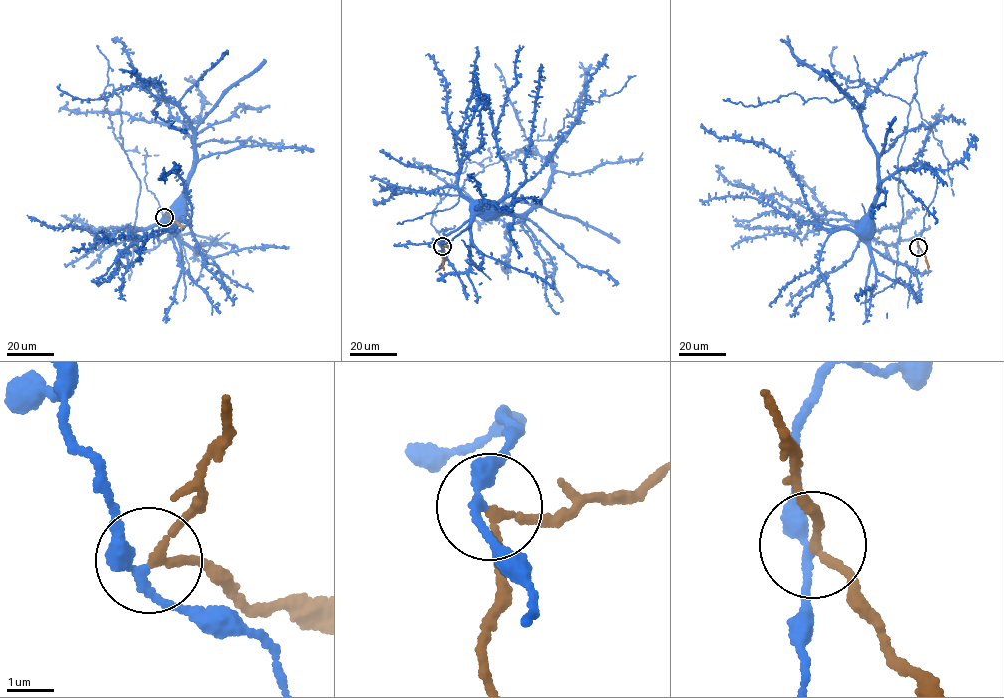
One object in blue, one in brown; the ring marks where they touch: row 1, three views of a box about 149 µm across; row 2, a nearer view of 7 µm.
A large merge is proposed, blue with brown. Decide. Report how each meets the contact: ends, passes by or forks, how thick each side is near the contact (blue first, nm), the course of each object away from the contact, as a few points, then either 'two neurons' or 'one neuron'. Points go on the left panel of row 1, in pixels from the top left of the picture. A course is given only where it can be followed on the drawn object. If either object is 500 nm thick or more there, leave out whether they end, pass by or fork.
blue passes by; brown passes by; 240 nm thick on the blue side, 140 nm on the other; blue runs (164, 217), (180, 235), (165, 240), (173, 231), (175, 223), (168, 222); brown runs (164, 217), (176, 222), (181, 229); two neurons

